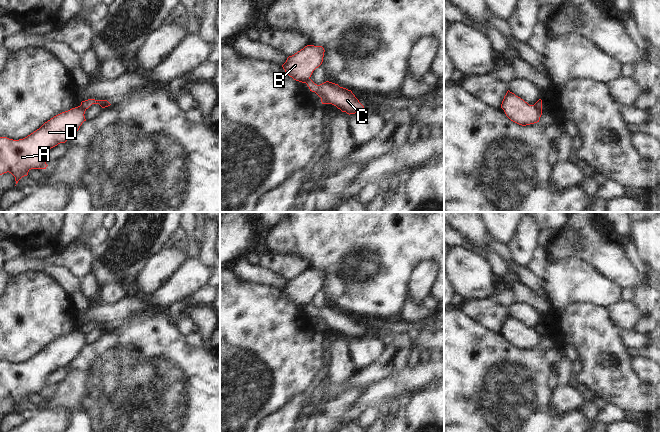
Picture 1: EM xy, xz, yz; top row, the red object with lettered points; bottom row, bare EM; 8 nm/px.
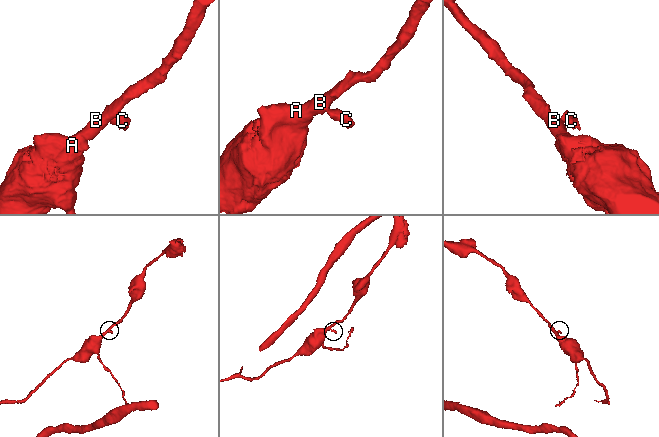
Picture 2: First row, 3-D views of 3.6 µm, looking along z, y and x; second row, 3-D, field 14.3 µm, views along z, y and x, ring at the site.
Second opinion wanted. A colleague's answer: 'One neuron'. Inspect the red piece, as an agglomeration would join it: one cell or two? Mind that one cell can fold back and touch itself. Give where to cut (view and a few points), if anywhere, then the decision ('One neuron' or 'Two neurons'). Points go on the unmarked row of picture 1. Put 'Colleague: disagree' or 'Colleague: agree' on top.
Colleague: disagree
Split along xy (80, 329), (85, 334). Two neurons.

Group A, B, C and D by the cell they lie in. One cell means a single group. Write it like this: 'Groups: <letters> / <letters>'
Groups: A B D / C.

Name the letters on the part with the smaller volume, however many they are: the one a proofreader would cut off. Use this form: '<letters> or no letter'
C

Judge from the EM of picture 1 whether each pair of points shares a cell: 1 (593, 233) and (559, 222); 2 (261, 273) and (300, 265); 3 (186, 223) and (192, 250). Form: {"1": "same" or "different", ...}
{"1": "different", "2": "different", "3": "same"}

